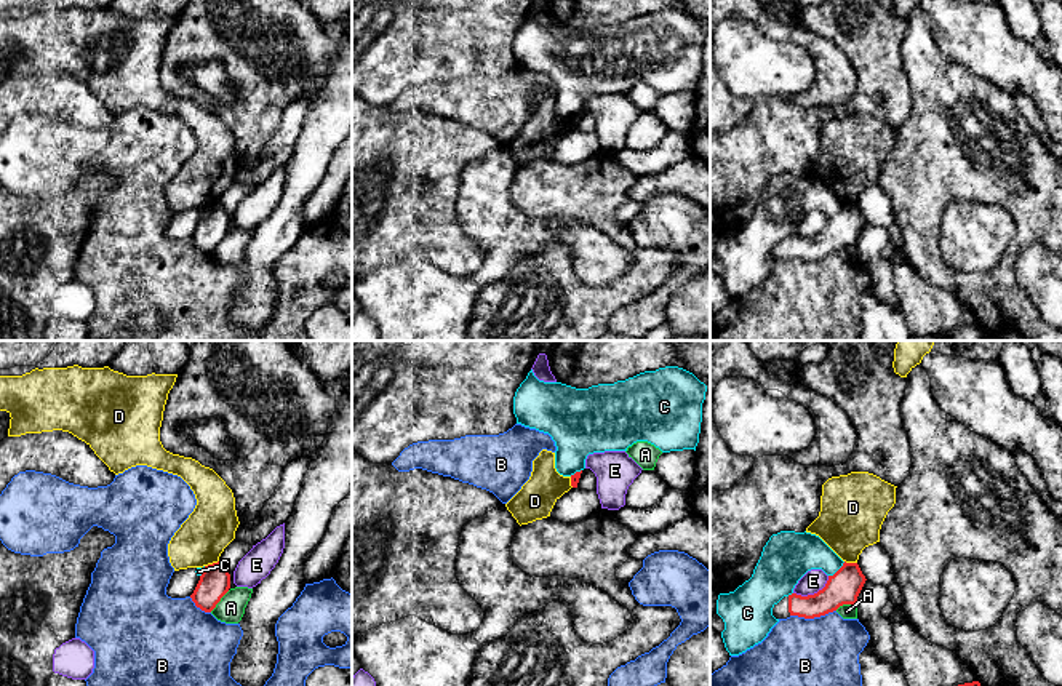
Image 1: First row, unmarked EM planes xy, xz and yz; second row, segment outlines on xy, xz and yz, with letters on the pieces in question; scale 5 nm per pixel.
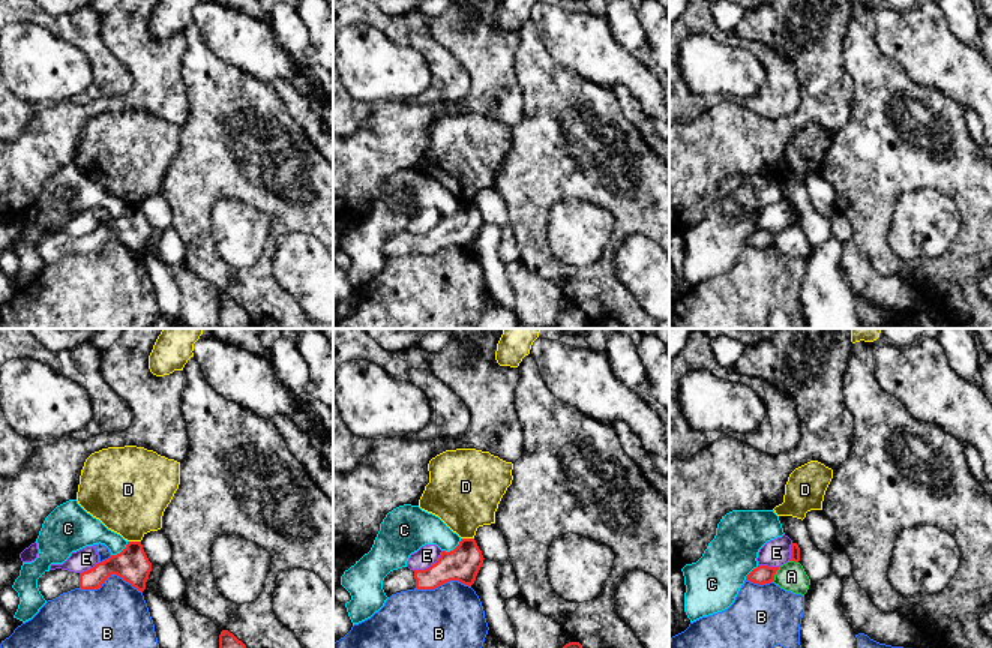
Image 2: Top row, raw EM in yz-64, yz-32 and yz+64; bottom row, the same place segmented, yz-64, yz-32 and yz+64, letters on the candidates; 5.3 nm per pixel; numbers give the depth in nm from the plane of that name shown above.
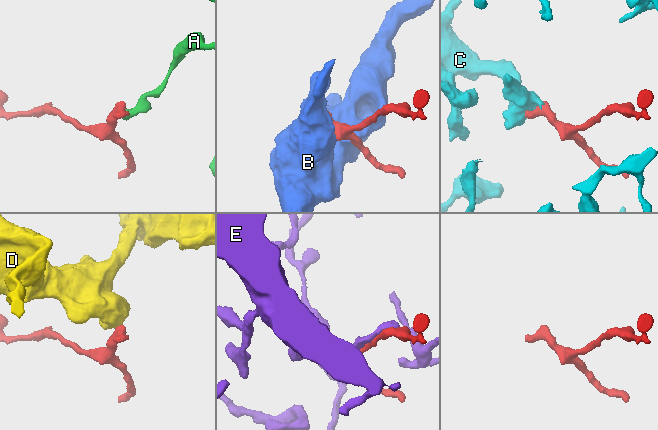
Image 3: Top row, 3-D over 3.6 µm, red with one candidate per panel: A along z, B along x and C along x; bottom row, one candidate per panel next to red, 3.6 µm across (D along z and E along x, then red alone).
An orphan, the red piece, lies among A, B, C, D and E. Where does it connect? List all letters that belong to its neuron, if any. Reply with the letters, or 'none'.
none

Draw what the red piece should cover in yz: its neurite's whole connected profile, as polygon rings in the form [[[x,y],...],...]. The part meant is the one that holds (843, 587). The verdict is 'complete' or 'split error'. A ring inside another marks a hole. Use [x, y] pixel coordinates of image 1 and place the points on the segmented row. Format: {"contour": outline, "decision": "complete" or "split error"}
{"contour": [[[844,561],[833,576],[828,576],[822,590],[808,596],[796,593],[784,596],[774,604],[773,616],[776,619],[787,619],[790,616],[814,619],[833,612],[843,604],[856,606],[865,580],[857,563]]], "decision": "split error"}

